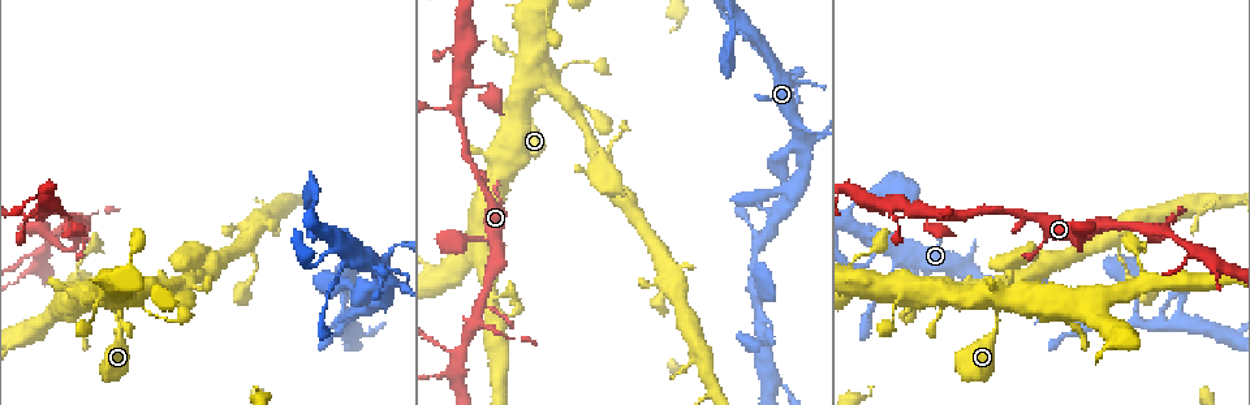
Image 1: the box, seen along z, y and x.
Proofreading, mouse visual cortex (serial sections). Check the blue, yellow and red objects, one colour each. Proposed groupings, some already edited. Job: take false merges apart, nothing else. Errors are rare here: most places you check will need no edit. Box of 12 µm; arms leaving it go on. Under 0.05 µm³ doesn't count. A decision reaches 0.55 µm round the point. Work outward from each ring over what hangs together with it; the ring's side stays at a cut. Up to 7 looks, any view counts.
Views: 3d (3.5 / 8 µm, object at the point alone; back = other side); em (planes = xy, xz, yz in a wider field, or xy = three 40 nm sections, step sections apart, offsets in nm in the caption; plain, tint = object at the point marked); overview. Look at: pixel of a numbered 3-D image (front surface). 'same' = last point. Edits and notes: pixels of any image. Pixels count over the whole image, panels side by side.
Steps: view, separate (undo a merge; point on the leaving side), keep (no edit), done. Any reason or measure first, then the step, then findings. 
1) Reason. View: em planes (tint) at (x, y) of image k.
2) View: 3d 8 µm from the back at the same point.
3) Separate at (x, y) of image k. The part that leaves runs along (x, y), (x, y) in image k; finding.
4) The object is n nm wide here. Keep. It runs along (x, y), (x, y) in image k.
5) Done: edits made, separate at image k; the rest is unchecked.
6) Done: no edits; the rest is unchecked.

Thin neck. View: 3d 3.5 µm at (903, 318) of image 1.

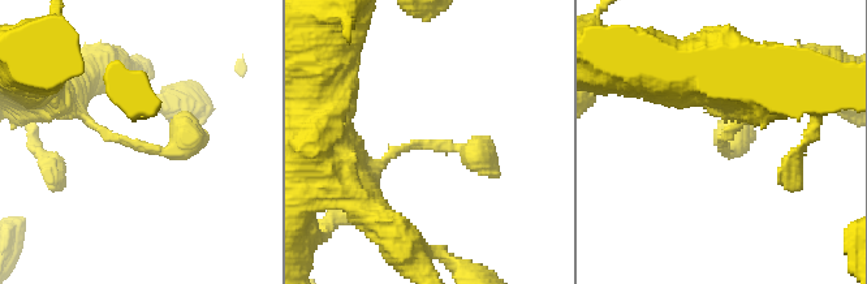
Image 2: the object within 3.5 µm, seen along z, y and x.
The arms are 250, 300 nm wide. View: em xy step 3 (tint) at (131, 144) of image 2.

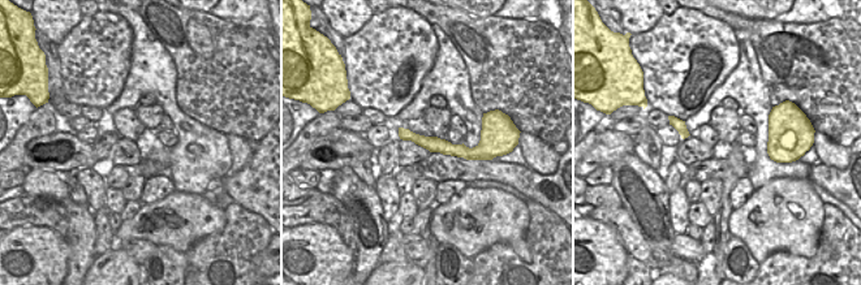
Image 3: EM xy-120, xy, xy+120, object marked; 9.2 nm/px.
View: em planes (tint) at the same point.

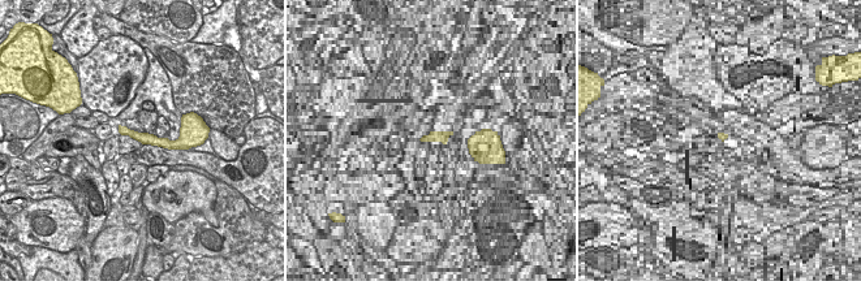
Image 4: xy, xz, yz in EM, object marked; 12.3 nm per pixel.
Keep. It runs along (61, 102), (104, 134), (152, 150), (201, 134) in image 2; all the same cell.

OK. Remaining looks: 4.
Thick turns thin. View: 3d 3.5 µm at (71, 226) of image 1.

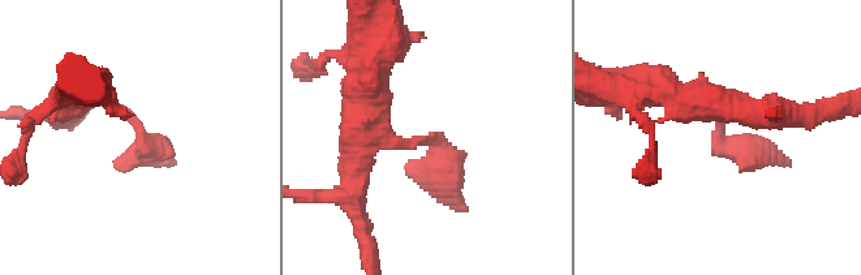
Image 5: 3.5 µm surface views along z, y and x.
View: em xy step 5 (tint) at (718, 136) of image 5.

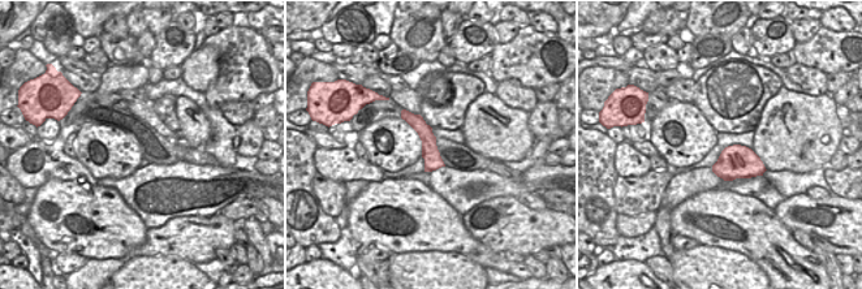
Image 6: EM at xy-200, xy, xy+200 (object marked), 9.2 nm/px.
Keep. Continuous, no second cell.

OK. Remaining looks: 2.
View: 3d 8 µm at (1215, 274) of image 1.

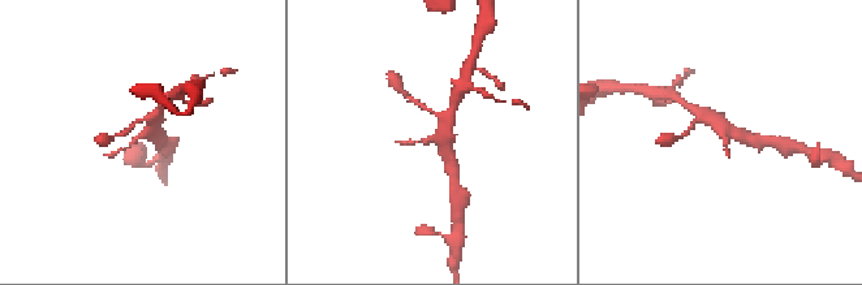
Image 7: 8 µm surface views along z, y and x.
View: 3d 3.5 µm at (723, 137) of image 7.

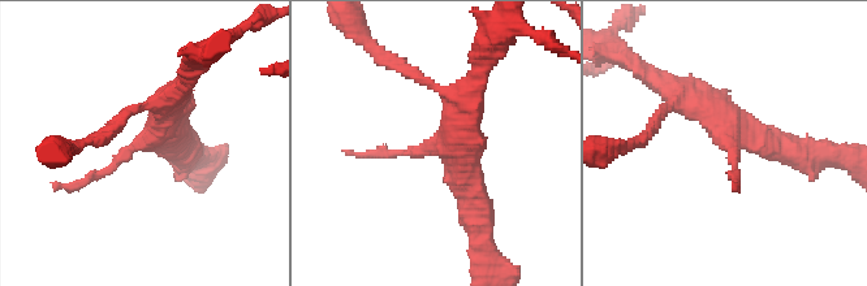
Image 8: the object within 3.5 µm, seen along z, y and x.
3 arms meet here. Keep. It runs along (177, 95), (149, 139), (73, 191) in image 8; continuous, no second cell.

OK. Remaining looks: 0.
Done: no edits; the rest is unchecked.

